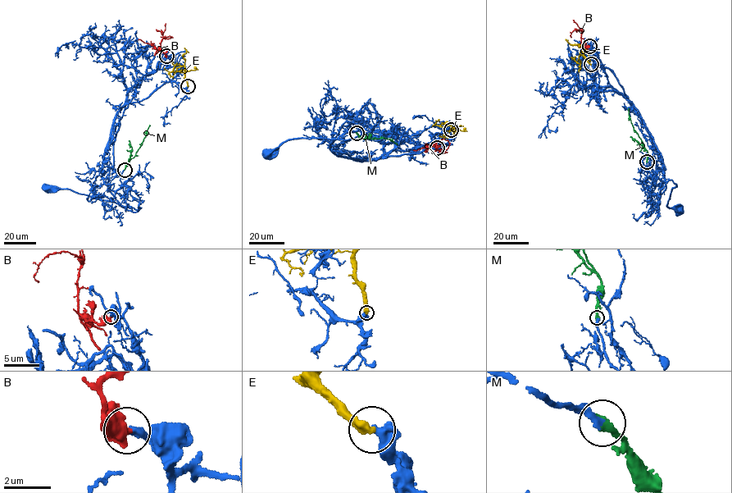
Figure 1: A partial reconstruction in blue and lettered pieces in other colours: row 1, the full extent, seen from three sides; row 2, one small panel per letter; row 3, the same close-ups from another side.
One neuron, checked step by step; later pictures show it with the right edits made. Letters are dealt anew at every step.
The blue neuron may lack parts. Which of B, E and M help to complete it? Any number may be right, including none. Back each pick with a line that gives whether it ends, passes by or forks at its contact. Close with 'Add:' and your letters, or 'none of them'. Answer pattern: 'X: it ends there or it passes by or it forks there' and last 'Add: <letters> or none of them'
B: it ends there
Add: B

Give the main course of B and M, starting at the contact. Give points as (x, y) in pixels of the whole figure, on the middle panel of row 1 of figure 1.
B: (438, 148), (433, 143), (439, 152), (448, 148), (447, 140), (441, 139)
M: (356, 132), (363, 139), (383, 138), (397, 144)

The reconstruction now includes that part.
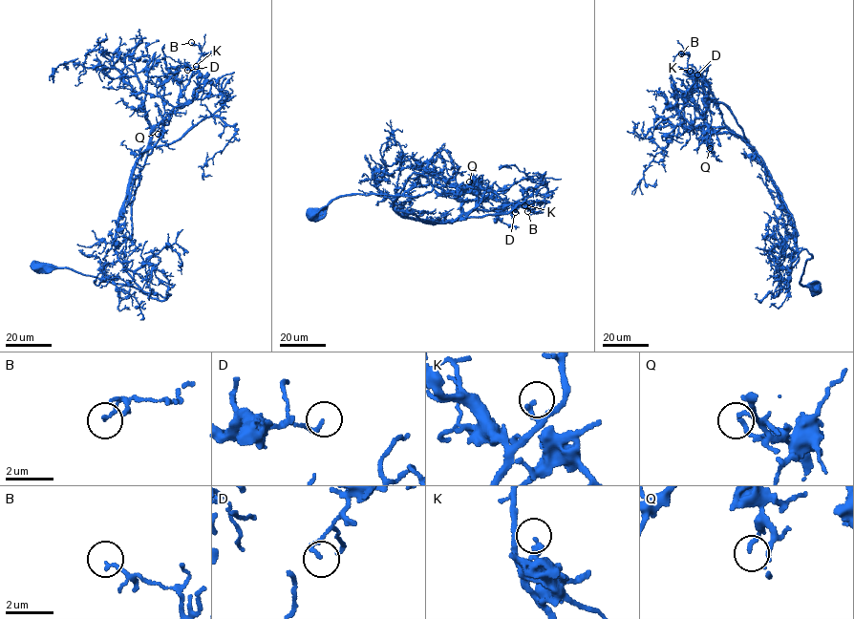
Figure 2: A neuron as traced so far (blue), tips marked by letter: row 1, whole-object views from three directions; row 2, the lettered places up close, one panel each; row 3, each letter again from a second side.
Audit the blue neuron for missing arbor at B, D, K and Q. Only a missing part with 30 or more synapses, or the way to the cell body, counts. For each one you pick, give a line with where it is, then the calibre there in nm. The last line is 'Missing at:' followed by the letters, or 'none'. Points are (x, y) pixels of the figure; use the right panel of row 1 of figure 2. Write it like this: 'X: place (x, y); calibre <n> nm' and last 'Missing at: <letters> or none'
Q: place (710, 148); calibre 180 nm
Missing at: Q

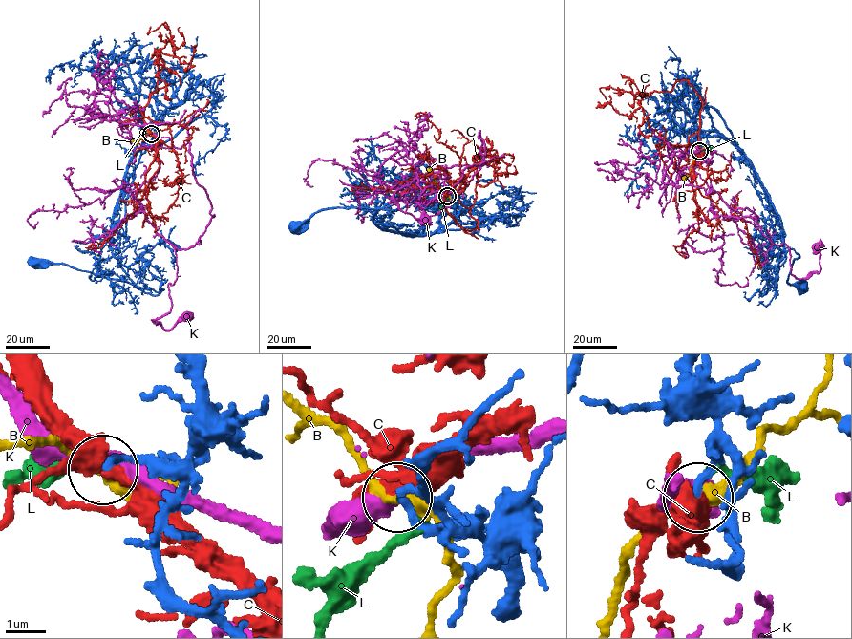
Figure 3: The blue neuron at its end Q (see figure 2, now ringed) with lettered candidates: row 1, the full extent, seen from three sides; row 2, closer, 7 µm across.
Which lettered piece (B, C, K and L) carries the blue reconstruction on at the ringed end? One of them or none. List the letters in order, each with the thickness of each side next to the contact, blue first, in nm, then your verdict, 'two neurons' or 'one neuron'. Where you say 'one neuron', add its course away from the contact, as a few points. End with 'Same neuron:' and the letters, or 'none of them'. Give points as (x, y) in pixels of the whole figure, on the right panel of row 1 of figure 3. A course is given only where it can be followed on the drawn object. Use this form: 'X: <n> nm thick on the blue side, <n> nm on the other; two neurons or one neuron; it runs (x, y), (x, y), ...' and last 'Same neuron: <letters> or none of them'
B: 190 nm thick on the blue side, 280 nm on the other; two neurons
C: 190 nm thick on the blue side, 320 nm on the other; two neurons
K: 200 nm thick on the blue side, 320 nm on the other; two neurons
L: 280 nm thick on the blue side, 280 nm on the other; two neurons
Same neuron: none of them

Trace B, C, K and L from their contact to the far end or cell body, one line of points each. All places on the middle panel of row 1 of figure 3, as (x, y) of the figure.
B: (448, 196), (427, 169)
C: (448, 196), (456, 223), (478, 229), (470, 215), (476, 187), (493, 181), (497, 151), (480, 159)
K: (448, 196), (464, 188), (415, 170), (434, 190), (393, 198), (425, 218)
L: (448, 197), (438, 211)

